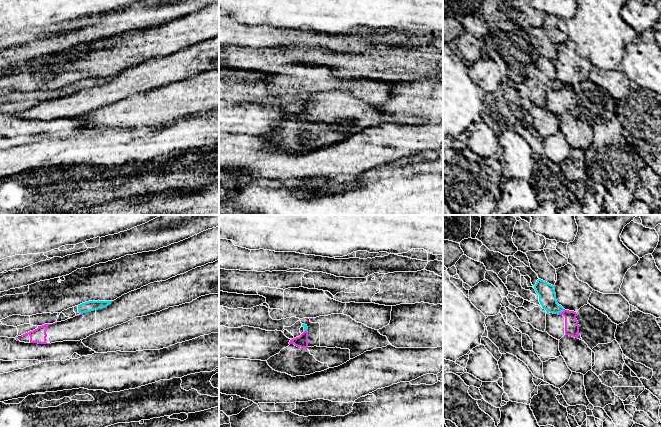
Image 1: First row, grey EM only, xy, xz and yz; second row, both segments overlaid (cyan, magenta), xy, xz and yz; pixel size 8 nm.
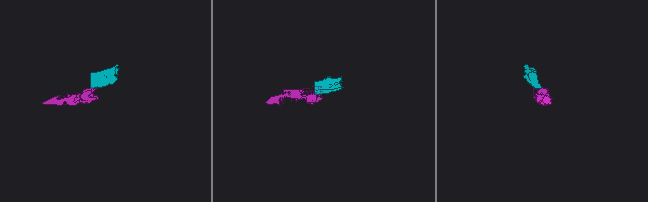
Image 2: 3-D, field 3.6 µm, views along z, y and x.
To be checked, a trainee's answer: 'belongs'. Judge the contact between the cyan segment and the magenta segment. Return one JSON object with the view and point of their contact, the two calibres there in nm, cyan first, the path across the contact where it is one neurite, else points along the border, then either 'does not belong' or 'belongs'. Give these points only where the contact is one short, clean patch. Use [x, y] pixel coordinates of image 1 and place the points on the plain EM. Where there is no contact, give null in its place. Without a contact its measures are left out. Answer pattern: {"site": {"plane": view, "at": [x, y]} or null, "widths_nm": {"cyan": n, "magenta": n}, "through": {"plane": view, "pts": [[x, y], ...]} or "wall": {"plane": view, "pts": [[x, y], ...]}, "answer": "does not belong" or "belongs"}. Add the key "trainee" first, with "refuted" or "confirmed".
{"trainee": "refuted", "site": {"plane": "yz", "at": [561, 87]}, "widths_nm": {"cyan": 140, "magenta": 110}, "wall": {"plane": "yz", "pts": [[564, 85], [558, 90]]}, "answer": "does not belong"}

